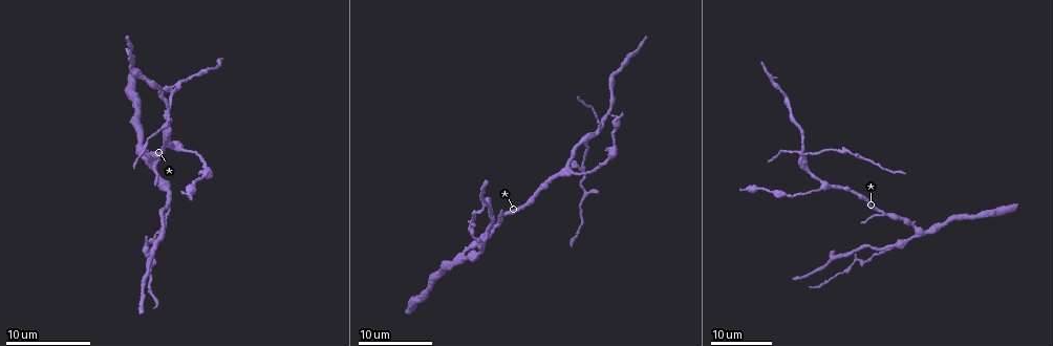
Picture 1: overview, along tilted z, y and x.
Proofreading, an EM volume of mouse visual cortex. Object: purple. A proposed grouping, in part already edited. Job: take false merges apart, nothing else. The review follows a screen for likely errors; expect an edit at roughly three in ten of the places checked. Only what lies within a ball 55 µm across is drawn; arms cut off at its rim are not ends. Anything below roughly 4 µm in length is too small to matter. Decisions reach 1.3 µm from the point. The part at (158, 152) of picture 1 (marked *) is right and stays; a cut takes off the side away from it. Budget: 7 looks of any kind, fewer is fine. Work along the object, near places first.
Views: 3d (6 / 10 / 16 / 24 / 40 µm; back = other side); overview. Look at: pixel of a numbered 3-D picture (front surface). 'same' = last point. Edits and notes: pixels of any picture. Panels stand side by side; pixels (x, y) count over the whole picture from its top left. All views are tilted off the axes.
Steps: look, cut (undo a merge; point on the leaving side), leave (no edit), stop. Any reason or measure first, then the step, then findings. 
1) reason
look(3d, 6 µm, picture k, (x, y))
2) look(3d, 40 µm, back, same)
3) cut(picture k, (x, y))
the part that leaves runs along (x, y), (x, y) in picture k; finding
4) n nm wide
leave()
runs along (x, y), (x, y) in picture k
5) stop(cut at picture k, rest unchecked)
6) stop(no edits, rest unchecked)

branch point
look(3d, 16 µm, picture 1, (822, 183))

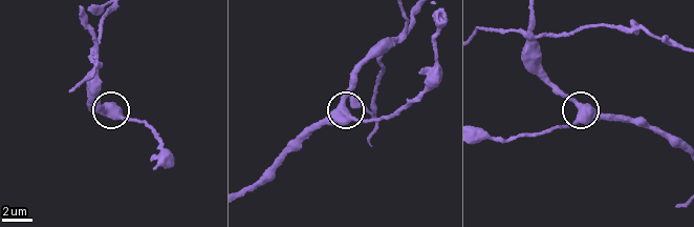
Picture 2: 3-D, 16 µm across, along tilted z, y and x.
look(3d, 10 µm, picture 2, (110, 110))

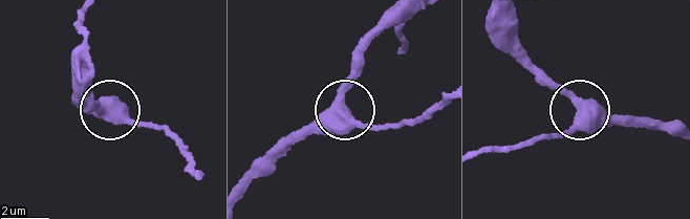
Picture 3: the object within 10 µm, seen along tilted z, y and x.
3 arms
leave()
all the same neuron

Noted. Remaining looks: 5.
look(3d, 16 µm, picture 1, (915, 237))

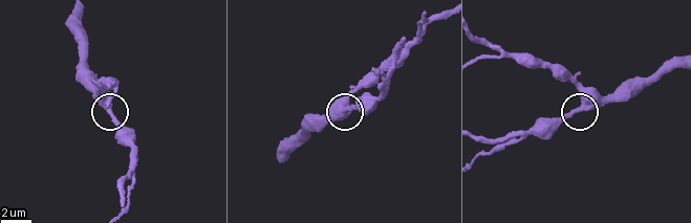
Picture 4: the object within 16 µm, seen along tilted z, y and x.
zoom in
look(3d, 6 µm, picture 4, (344, 113))

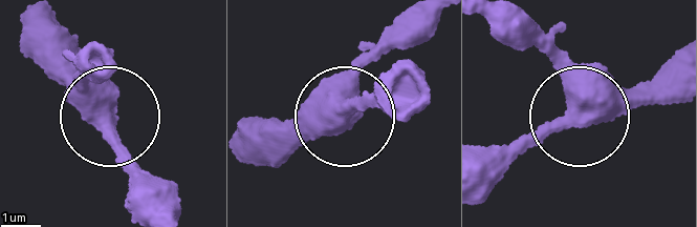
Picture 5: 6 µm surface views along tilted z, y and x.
side arm 18 µm
leave()
runs along (488, 23), (552, 61), (581, 110), (674, 105) in picture 5; one neuron here

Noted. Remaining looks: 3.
looks like a crossing
look(3d, 16 µm, picture 1, (804, 155))

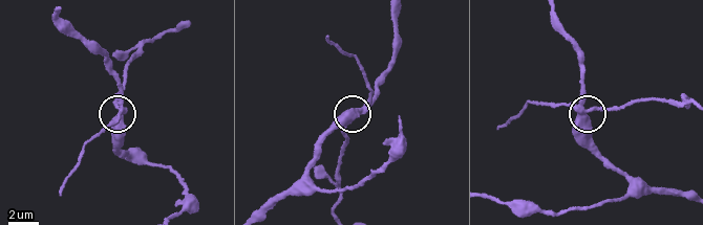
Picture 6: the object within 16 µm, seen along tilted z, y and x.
look(3d, 6 µm, picture 6, (586, 110))

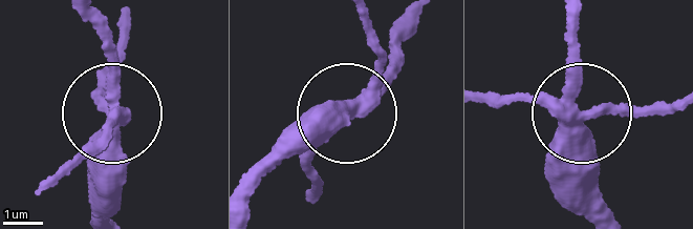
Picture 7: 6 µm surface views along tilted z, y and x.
340 nm wide
cut(picture 7, (621, 117))
the part that leaves runs along (568, 109), (672, 108) in picture 7; a second neuron is stuck on

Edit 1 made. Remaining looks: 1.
stop(cut at picture 7, rest unchecked)

